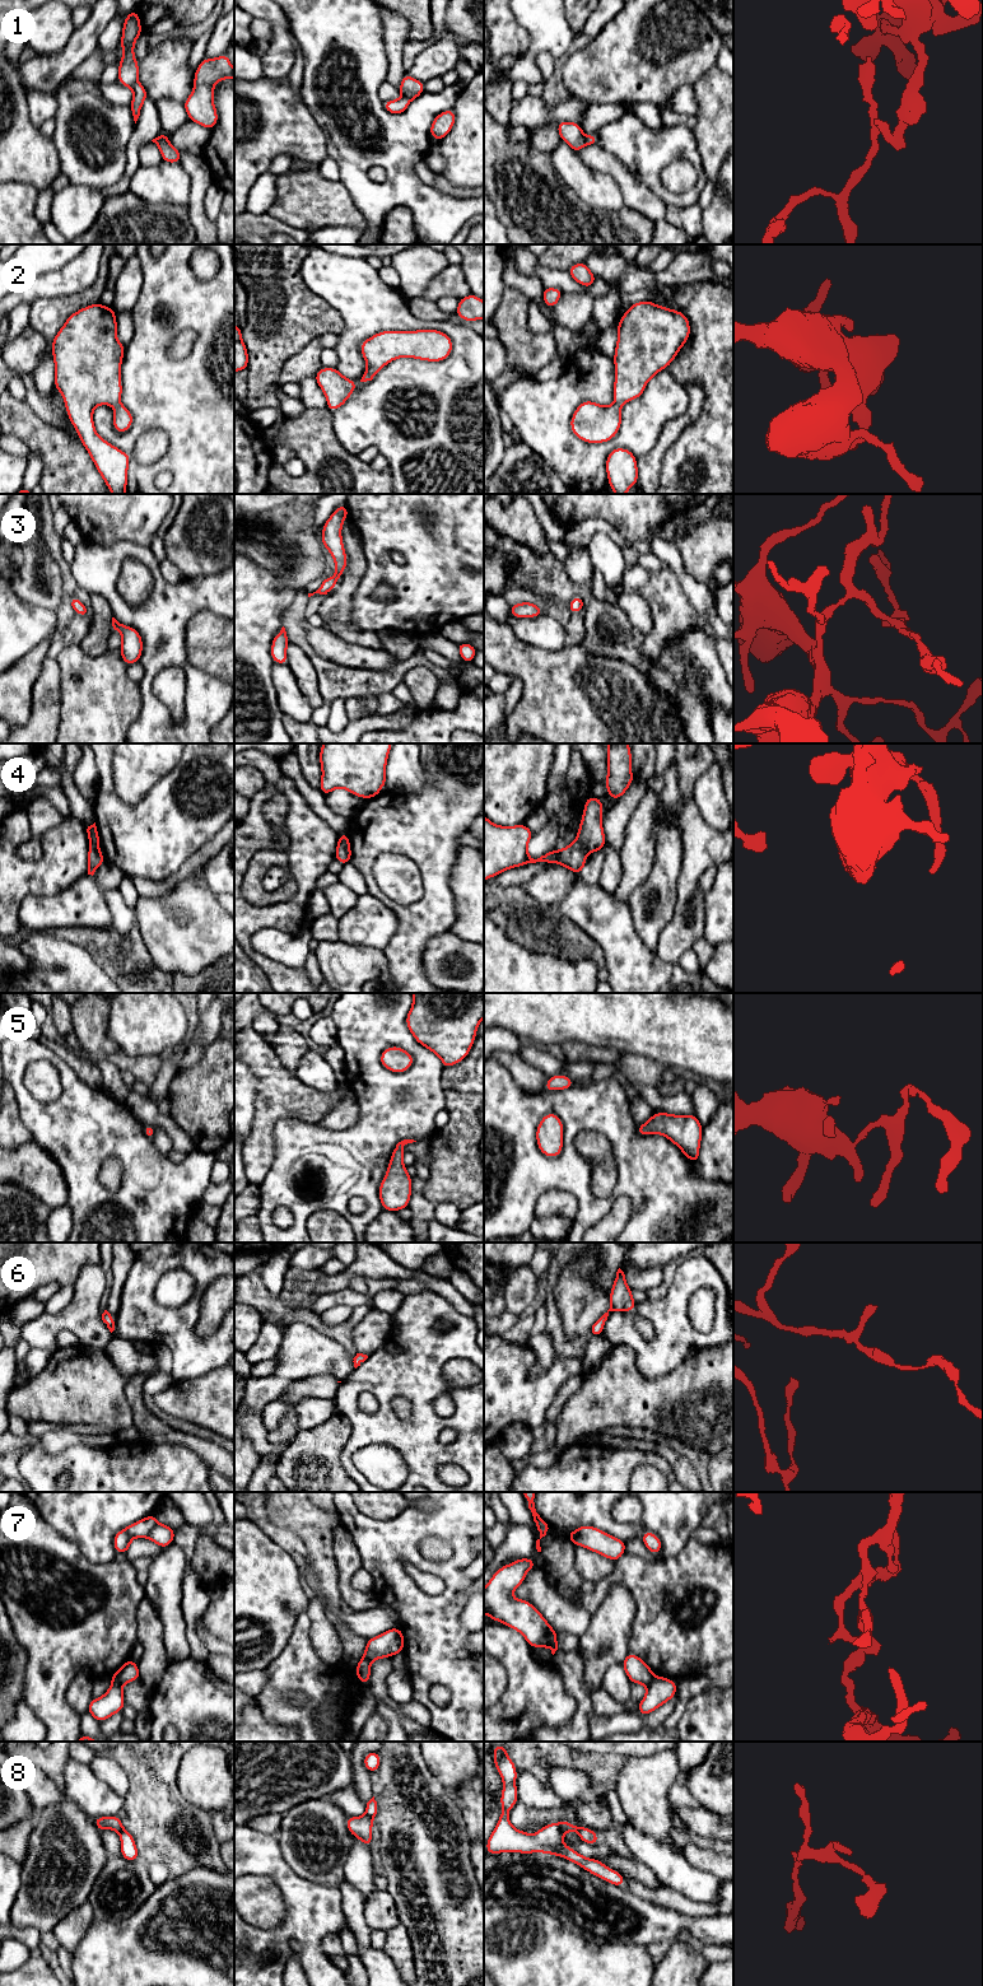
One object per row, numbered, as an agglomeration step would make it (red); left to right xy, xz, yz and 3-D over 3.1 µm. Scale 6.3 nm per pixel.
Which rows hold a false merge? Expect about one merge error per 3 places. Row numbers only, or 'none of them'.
1, 4, 7, 8

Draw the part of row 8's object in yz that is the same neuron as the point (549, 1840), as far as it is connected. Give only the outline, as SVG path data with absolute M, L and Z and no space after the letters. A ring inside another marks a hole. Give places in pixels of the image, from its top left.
M494 1745L493 1748L494 1766L500 1773L503 1781L503 1791L500 1796L500 1805L503 1808L499 1820L486 1841L486 1854L500 1852L544 1852L564 1857L576 1863L588 1873L597 1875L610 1884L621 1887L625 1885L625 1878L607 1868L597 1859L588 1859L578 1854L576 1850L568 1847L563 1842L563 1832L555 1823L544 1826L535 1835L528 1835L525 1831L516 1829L508 1818L508 1812L518 1800L518 1791L516 1789L517 1770L513 1761L507 1754L504 1745Z

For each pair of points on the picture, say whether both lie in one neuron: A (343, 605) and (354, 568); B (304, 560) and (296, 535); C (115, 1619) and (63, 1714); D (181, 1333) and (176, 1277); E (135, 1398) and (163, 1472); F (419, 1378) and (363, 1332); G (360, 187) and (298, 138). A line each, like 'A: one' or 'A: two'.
A: one
B: one
C: one
D: two
E: two
F: two
G: two

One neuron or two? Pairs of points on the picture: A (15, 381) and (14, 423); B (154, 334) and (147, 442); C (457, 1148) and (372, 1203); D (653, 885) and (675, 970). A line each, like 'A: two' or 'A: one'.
A: two
B: two
C: two
D: two

